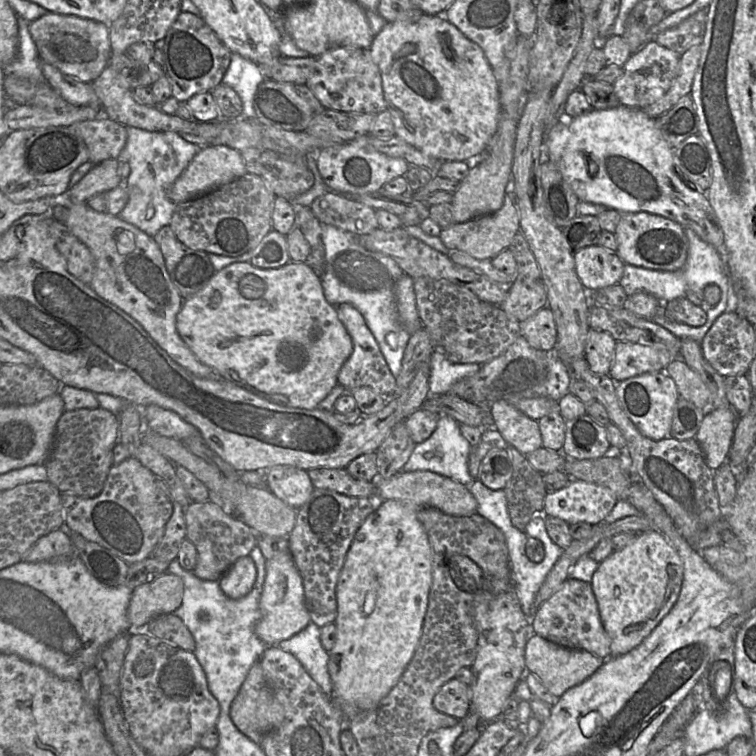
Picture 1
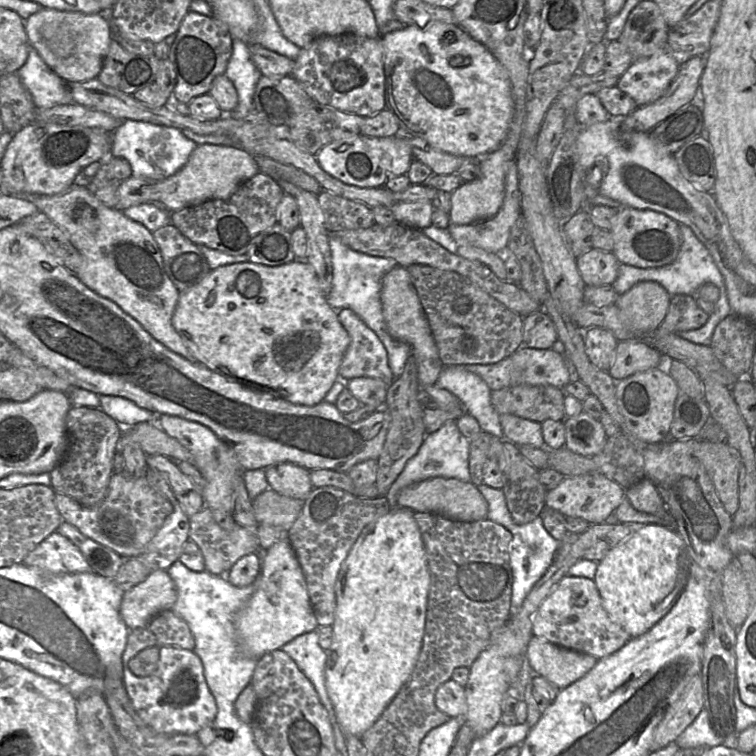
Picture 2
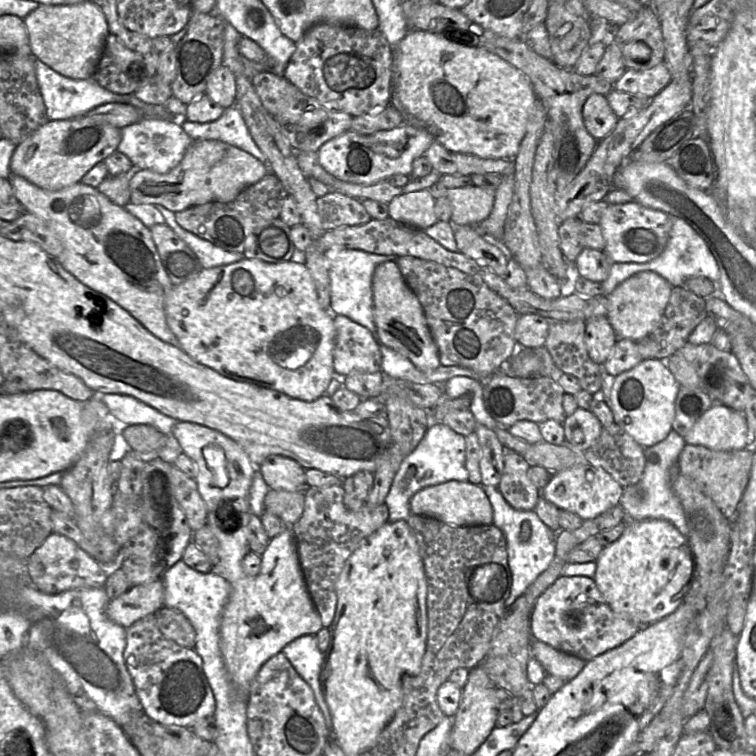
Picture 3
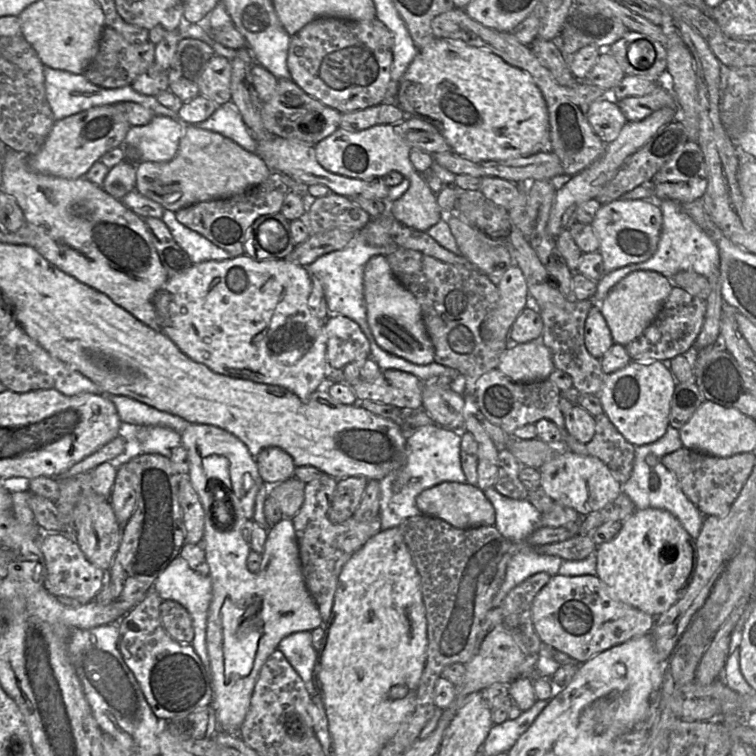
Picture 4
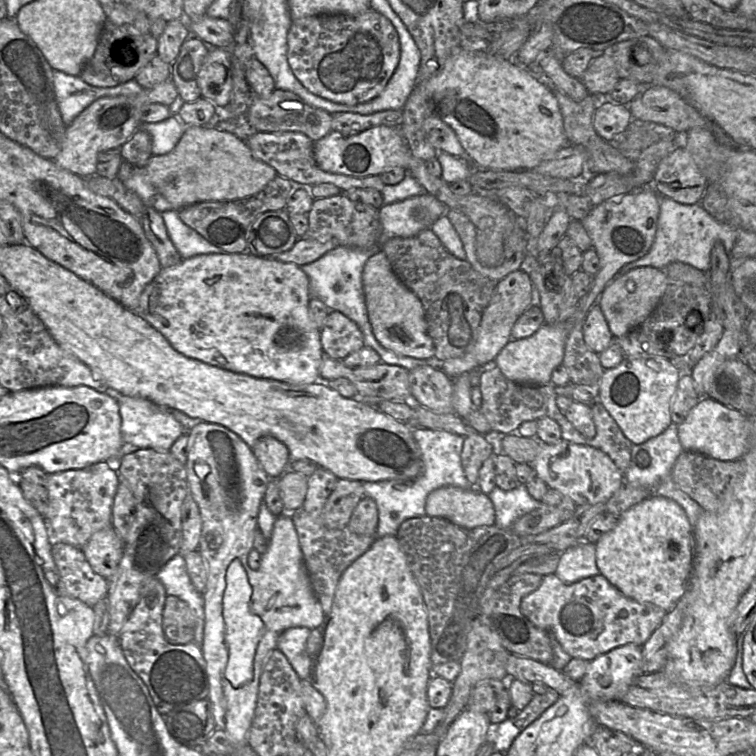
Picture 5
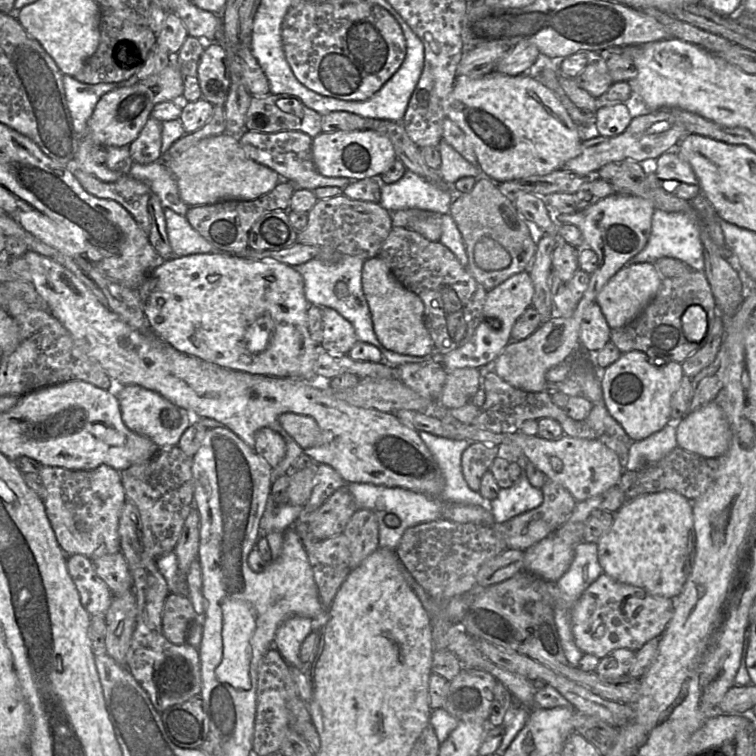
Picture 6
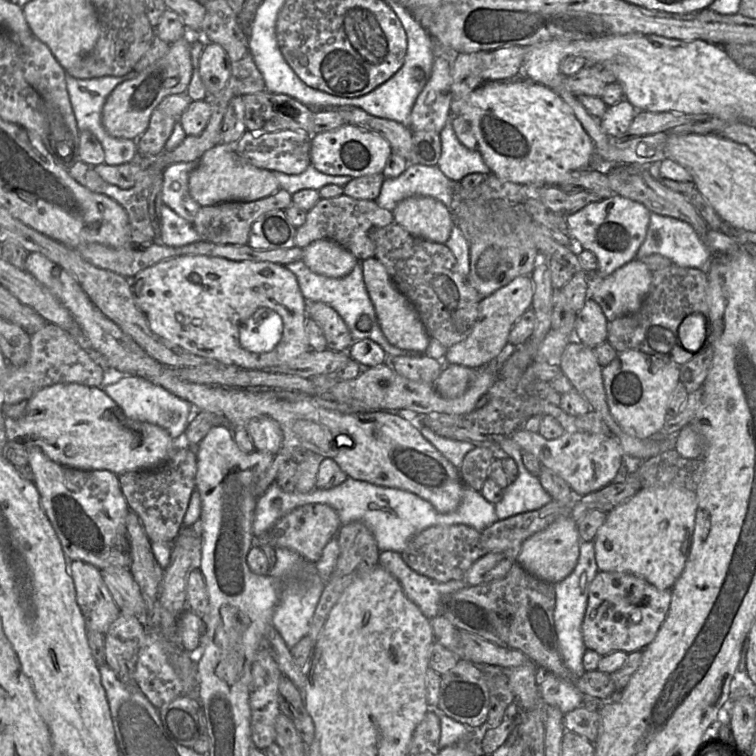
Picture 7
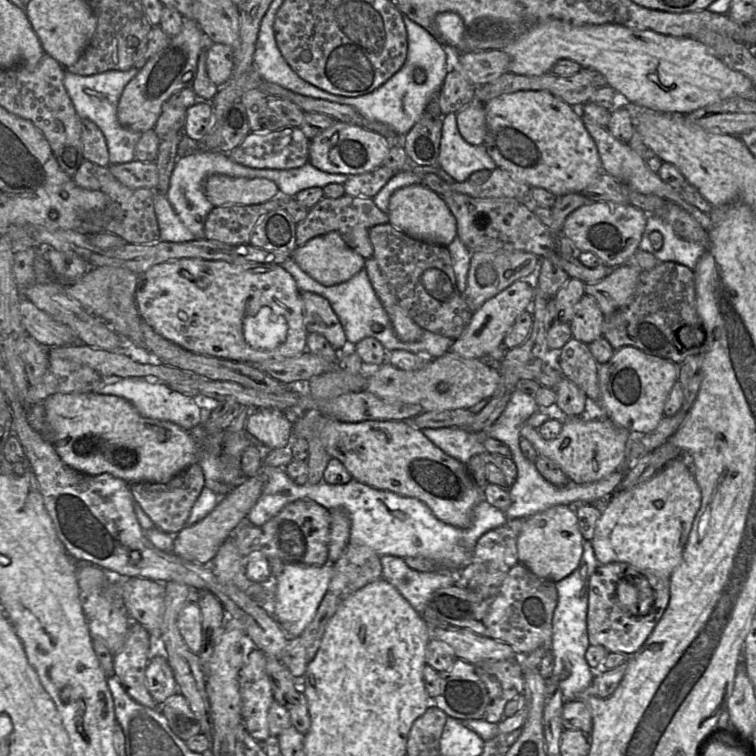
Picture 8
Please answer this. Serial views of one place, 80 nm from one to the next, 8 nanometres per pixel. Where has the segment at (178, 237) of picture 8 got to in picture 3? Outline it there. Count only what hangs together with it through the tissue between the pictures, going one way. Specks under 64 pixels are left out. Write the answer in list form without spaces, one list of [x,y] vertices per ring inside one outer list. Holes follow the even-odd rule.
[[[155,205],[165,218],[174,233],[183,240],[197,256],[202,268],[213,268],[221,265],[238,262],[245,258],[242,253],[228,252],[211,242],[204,240],[183,229],[175,220],[175,213],[161,205]]]

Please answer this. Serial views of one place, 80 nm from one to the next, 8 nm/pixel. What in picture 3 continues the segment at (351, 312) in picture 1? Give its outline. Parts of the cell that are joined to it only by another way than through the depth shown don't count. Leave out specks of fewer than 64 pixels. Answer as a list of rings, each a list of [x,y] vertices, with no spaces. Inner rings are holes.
[[[343,315],[333,316],[336,330],[333,362],[335,376],[344,378],[353,371],[381,371],[382,355],[371,332]]]

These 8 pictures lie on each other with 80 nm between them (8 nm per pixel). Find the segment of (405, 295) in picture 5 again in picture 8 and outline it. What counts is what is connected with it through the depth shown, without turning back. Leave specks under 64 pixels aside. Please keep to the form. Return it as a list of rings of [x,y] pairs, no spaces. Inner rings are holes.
[[[373,257],[365,259],[364,269],[392,323],[396,336],[403,342],[419,340],[424,332],[399,305],[396,296],[391,291],[378,263]]]

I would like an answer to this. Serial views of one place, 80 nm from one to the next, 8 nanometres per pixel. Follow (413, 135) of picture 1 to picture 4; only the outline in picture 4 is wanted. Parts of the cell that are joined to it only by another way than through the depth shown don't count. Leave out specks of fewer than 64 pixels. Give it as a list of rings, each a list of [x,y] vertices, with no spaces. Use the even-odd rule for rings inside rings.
[[[434,38],[418,50],[402,76],[396,104],[410,117],[434,125],[450,149],[473,161],[508,160],[550,151],[549,114],[545,98],[529,73],[505,62],[498,55],[467,45],[461,40]]]

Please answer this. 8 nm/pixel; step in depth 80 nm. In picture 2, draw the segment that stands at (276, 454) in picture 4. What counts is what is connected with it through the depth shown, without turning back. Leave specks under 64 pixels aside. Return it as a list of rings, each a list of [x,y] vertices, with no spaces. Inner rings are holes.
[[[294,463],[272,465],[265,469],[265,476],[270,489],[290,498],[305,500],[313,489],[310,471]]]

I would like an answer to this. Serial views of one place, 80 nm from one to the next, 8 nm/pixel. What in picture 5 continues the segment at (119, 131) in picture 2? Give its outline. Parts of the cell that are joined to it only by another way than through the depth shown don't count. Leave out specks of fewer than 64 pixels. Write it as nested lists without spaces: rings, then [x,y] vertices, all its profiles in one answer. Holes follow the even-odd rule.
[[[175,114],[158,123],[142,123],[141,130],[151,137],[151,150],[153,156],[166,155],[177,146],[185,132],[186,126]]]

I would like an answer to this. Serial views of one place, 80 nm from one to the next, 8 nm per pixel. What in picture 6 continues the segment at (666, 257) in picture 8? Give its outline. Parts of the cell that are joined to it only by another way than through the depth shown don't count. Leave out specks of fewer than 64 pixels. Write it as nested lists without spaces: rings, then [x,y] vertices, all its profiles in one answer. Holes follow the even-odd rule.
[[[655,210],[649,240],[643,250],[629,264],[651,263],[663,257],[677,259],[687,264],[692,270],[704,271],[703,245],[699,227],[688,215],[678,212]]]

